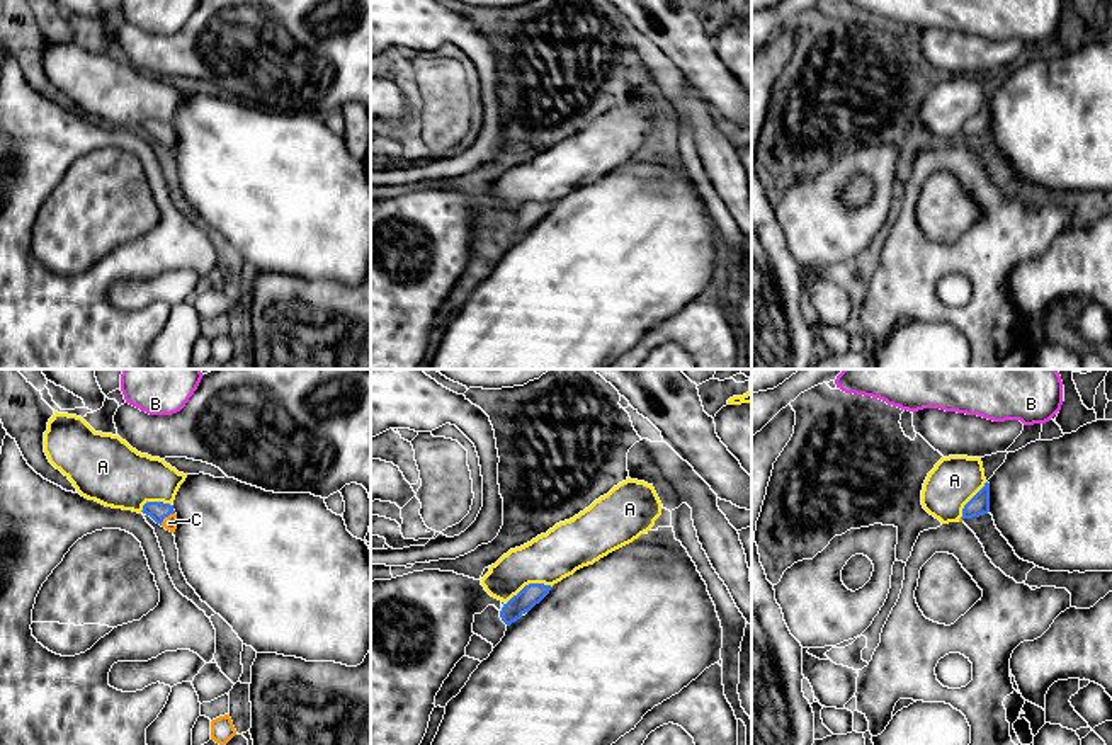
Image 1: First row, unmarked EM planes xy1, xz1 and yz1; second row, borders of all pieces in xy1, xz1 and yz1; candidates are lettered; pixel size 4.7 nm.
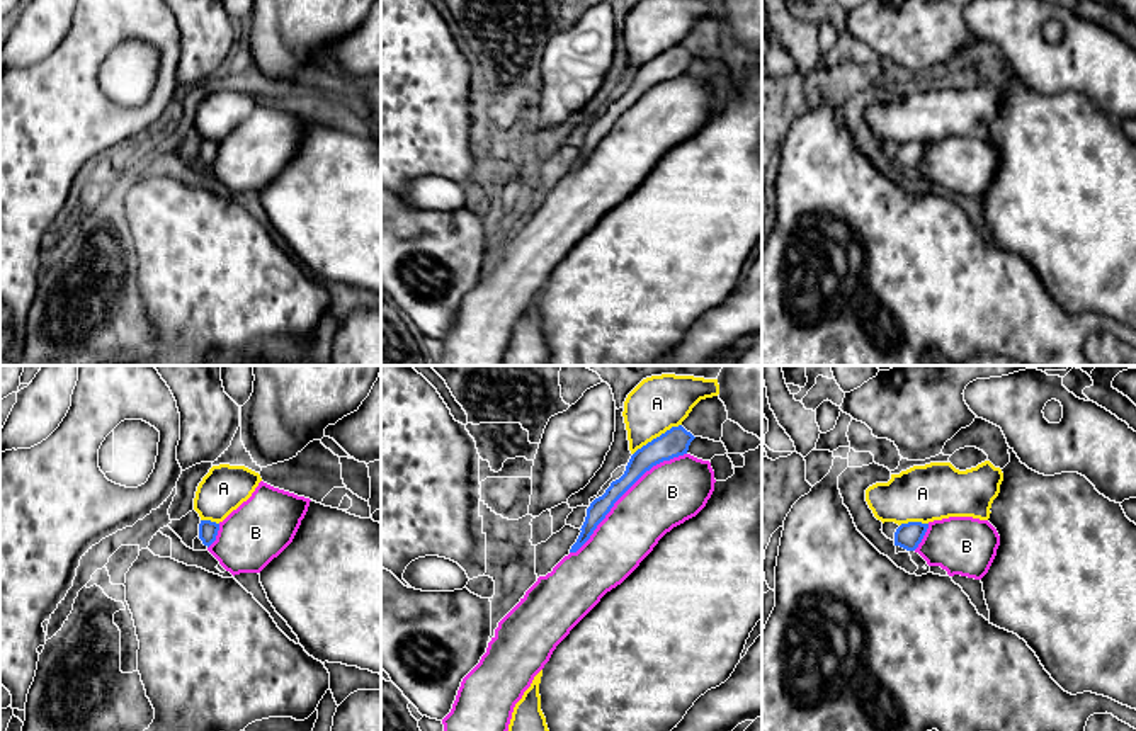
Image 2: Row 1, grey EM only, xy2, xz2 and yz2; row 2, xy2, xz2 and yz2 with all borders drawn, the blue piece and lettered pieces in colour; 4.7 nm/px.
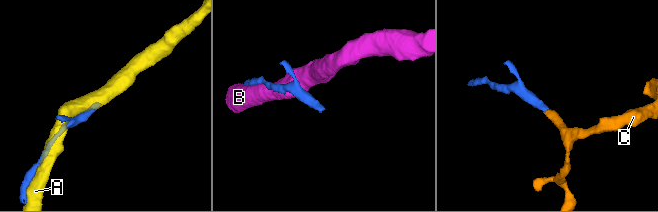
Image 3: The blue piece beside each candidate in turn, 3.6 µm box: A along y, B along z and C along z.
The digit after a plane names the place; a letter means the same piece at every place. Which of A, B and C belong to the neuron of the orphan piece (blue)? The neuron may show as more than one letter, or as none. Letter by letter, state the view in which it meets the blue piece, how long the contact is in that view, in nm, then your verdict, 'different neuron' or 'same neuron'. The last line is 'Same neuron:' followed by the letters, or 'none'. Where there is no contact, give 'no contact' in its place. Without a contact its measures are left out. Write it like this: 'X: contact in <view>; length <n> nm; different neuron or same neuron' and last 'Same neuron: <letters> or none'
A: contact in xz2; length 280 nm; different neuron
B: contact in xz2; length 750 nm; different neuron
C: contact in xy1; length 90 nm; same neuron
Same neuron: C

